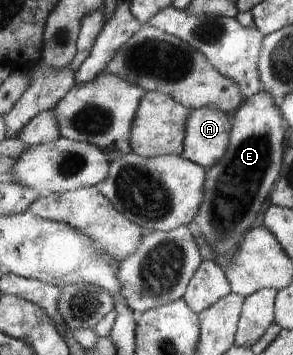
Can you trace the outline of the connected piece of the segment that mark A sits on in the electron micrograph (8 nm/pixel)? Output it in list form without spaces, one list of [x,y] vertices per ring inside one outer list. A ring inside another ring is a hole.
[[[215,107],[193,109],[182,155],[209,170],[225,156],[231,133],[231,115],[225,111]]]

